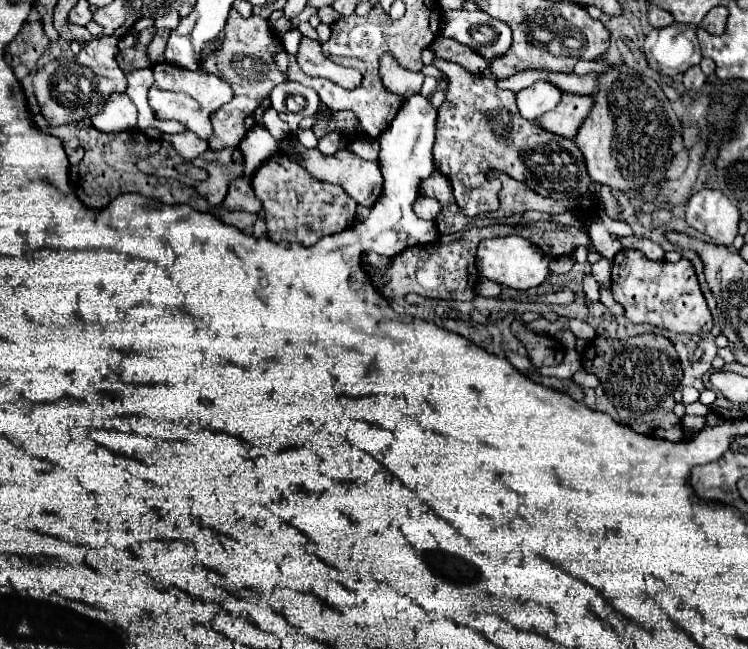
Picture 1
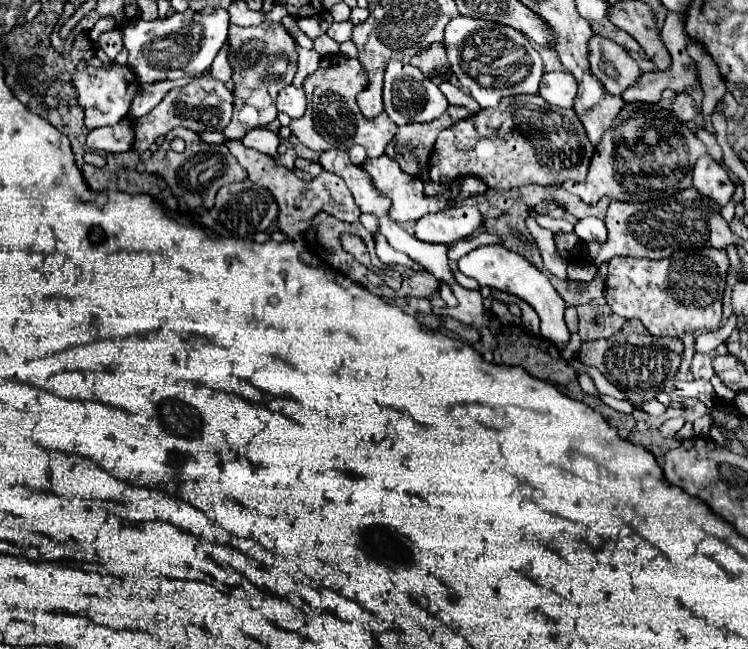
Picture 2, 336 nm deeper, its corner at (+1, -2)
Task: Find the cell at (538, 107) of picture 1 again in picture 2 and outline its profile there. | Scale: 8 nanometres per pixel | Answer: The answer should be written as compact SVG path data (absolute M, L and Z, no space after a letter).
M547 72L543 74L539 94L551 106L571 108L577 96L577 80L569 72Z

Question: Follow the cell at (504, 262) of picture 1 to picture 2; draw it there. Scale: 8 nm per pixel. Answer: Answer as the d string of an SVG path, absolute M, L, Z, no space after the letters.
M491 244L491 246L481 246L473 252L469 252L467 256L459 258L459 270L469 276L475 278L479 282L479 286L489 286L489 288L497 288L509 294L519 296L521 300L525 300L541 318L541 334L549 340L553 340L559 348L563 348L569 340L569 330L565 326L565 300L557 294L557 290L551 286L549 278L539 272L533 264L529 264L523 256L509 252L507 248L503 248L501 244Z

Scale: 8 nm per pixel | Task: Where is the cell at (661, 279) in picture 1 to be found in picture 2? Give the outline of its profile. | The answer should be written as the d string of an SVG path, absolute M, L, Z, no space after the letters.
M717 248L679 250L663 260L613 258L603 294L615 314L641 320L649 334L679 338L687 332L719 328L727 270L727 252Z

